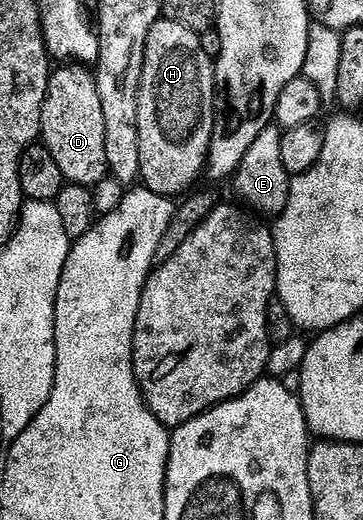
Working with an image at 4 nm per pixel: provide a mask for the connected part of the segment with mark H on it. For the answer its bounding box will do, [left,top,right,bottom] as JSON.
[137,20,216,196]

